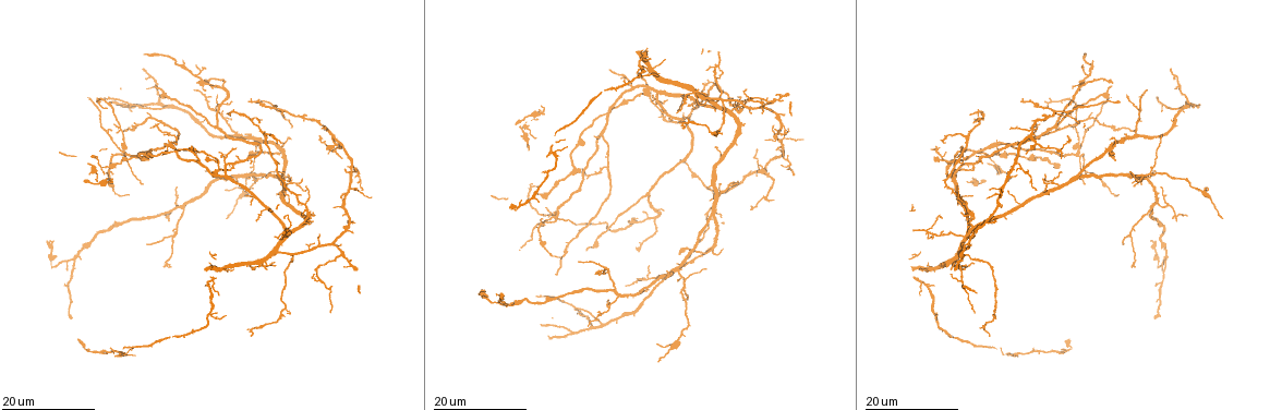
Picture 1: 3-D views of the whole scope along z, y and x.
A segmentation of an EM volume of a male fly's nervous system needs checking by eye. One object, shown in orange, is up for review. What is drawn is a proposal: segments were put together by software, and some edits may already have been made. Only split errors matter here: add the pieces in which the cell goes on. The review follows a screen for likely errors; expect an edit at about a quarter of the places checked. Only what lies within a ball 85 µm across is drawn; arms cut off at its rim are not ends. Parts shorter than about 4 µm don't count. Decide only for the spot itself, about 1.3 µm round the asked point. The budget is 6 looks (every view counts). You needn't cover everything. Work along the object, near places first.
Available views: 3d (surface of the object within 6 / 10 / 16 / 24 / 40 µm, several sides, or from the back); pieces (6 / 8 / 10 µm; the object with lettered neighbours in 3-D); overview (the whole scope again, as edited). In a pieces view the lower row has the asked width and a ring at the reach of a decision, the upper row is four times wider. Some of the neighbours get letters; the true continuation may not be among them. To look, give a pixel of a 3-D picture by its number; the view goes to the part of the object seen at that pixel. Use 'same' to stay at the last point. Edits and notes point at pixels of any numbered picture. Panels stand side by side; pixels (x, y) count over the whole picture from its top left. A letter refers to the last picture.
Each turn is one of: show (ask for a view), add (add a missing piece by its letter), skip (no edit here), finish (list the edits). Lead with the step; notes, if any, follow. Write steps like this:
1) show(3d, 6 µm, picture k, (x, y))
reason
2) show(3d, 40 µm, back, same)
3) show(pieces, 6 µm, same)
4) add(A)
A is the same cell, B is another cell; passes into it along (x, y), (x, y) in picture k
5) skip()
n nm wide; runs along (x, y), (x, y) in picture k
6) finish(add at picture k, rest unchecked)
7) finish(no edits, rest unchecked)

show(3d, 24 µm, picture 1, (247, 101))
branch stops here

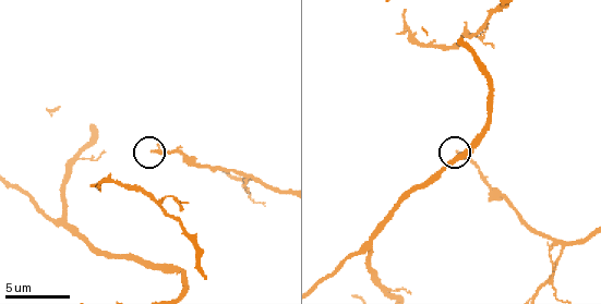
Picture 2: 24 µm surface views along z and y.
show(pieces, 6 µm, picture 2, (154, 150))

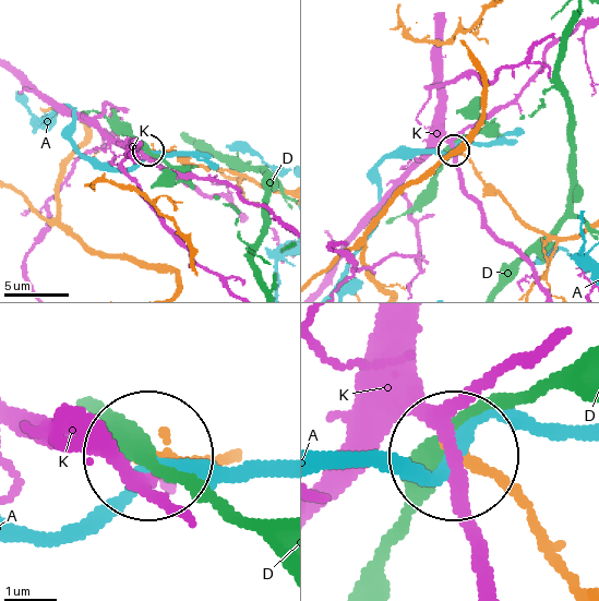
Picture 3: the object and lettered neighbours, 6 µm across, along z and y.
skip()
A, D and K are other cells; runs along (580, 579), (454, 454) in picture 3; no lettered piece goes on from it

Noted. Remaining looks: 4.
show(3d, 16 µm, picture 1, (638, 248))
free end

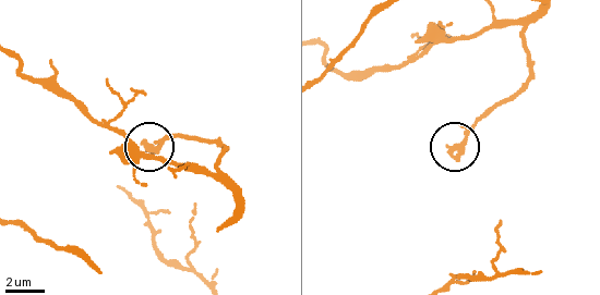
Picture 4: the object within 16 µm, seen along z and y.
show(3d, 10 µm, picture 4, (454, 158))
closer look

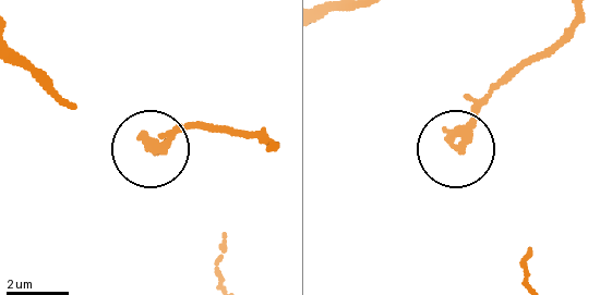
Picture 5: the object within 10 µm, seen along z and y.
show(pieces, 6 µm, picture 5, (458, 149))

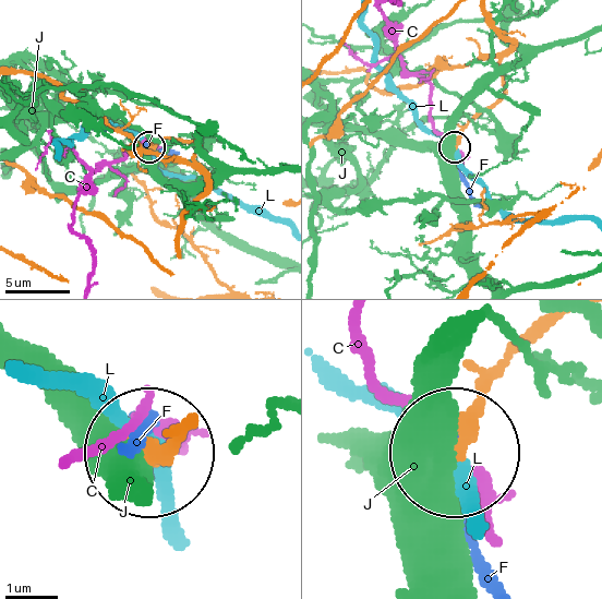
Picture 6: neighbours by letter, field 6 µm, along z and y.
skip()
C, F, J and L are other cells; runs along (550, 320), (498, 372), (464, 446) in picture 6; no lettered piece goes on from it

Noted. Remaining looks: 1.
finish(no edits, rest unchecked)

